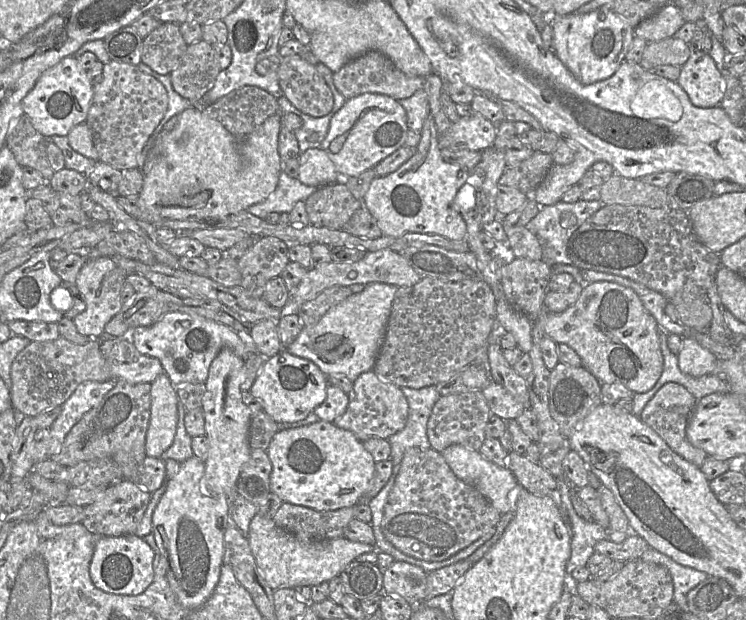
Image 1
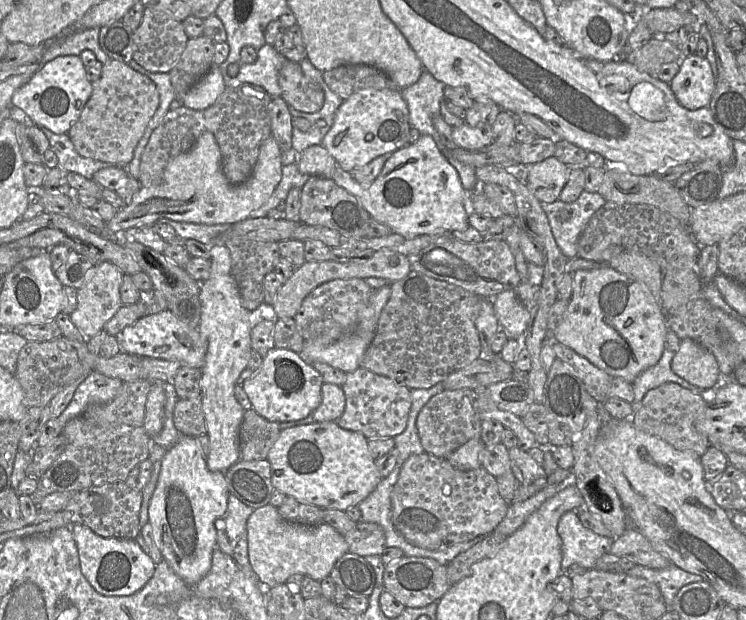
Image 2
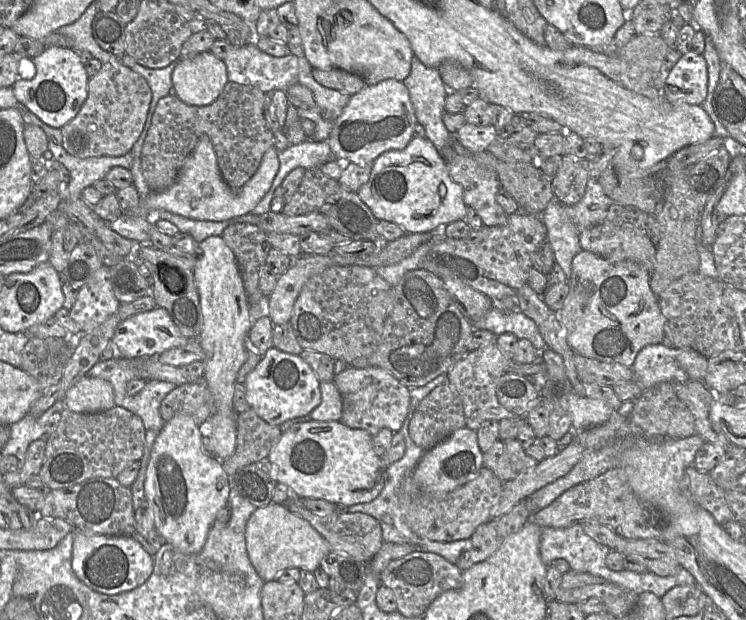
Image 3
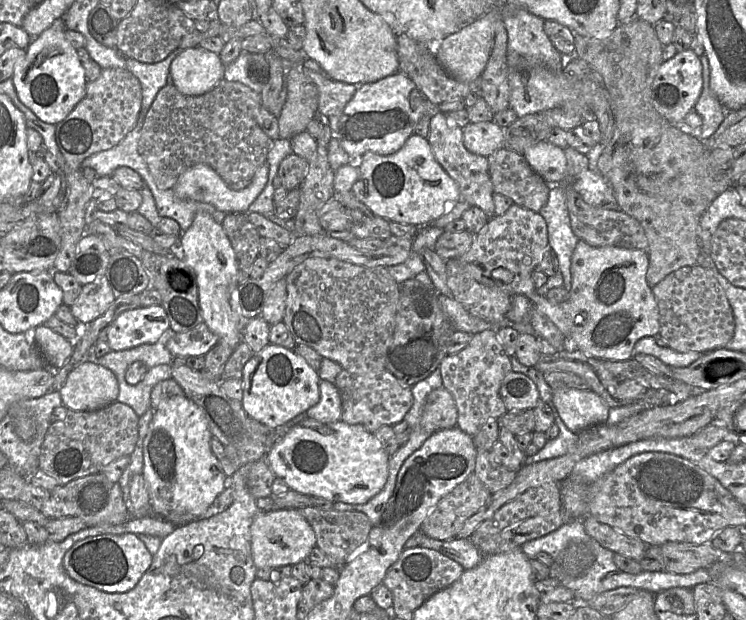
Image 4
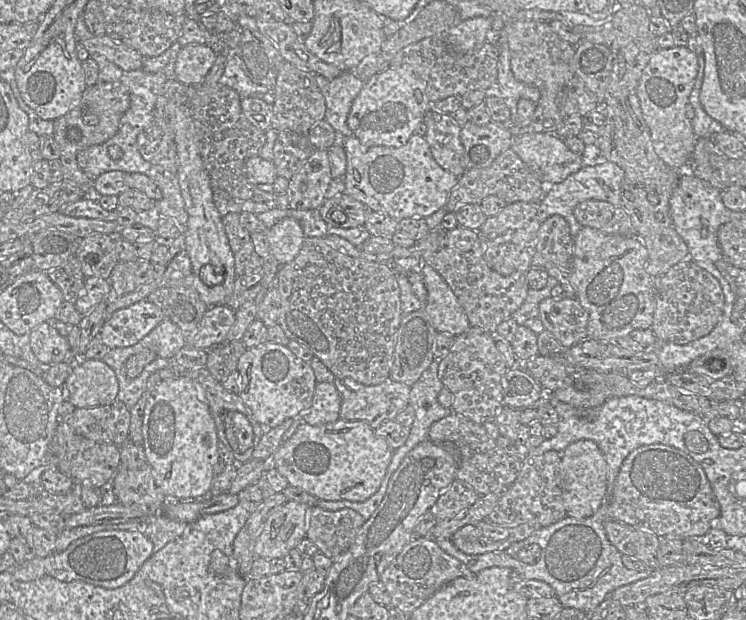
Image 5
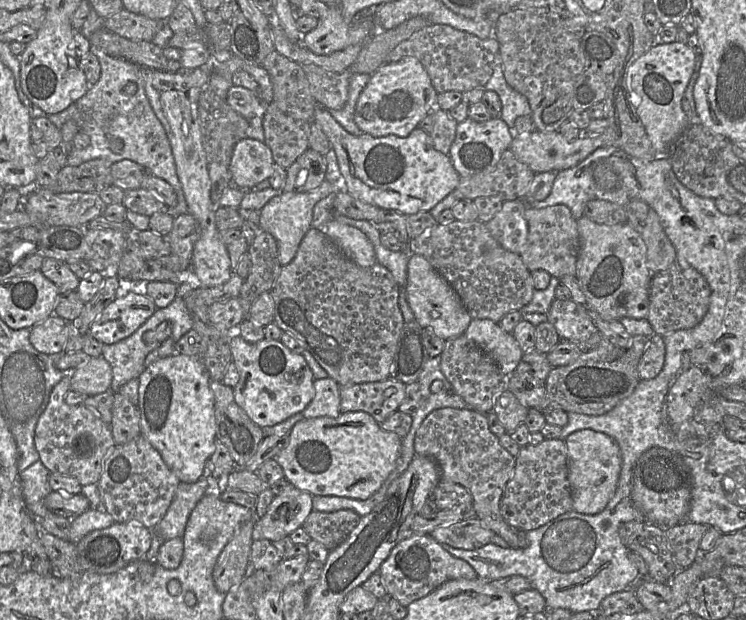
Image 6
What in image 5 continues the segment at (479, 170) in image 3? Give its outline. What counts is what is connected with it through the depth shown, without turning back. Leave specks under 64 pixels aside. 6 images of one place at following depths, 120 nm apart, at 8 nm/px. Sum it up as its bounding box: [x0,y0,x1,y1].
[424,109,466,178]

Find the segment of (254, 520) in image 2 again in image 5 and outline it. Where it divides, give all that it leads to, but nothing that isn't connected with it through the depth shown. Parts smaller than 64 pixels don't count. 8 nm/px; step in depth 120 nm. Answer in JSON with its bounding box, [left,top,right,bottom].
[254,501,310,558]

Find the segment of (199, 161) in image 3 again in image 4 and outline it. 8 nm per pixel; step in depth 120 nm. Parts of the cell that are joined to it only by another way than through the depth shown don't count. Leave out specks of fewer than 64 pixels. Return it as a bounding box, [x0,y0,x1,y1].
[173,163,269,213]

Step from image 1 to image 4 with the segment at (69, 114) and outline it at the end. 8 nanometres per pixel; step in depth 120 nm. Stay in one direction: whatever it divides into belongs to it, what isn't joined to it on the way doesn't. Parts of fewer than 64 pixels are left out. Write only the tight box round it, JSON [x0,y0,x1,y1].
[12,18,87,124]

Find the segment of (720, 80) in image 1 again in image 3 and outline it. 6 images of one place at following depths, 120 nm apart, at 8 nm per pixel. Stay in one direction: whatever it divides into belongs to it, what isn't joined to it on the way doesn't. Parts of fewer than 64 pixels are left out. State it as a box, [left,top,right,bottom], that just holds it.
[664,51,708,105]

